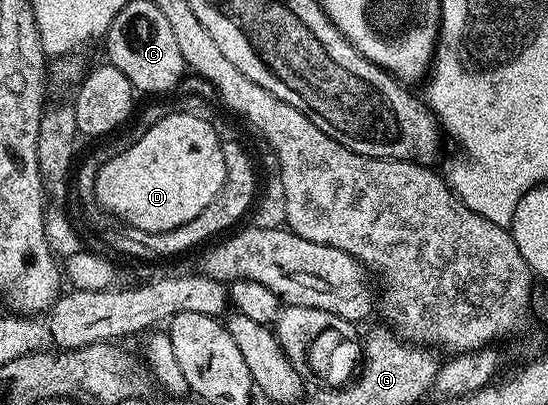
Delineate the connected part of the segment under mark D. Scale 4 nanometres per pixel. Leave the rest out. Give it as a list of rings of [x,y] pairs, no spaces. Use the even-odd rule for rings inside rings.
[[[172,110],[124,154],[118,154],[116,158],[99,166],[95,176],[93,199],[98,199],[99,206],[106,211],[103,213],[138,229],[143,234],[176,230],[176,226],[192,222],[192,218],[196,218],[196,214],[200,214],[224,186],[225,162],[222,149],[224,140],[223,137],[218,137],[218,132],[212,125],[210,120],[196,118],[196,114]]]

